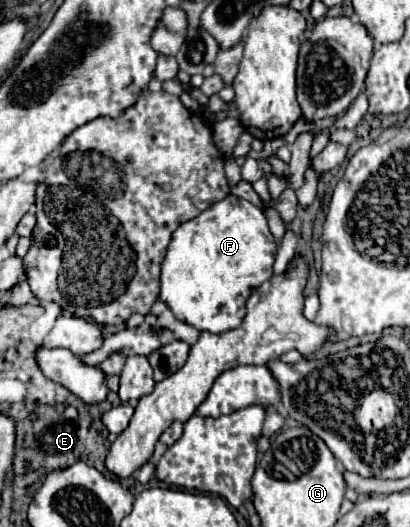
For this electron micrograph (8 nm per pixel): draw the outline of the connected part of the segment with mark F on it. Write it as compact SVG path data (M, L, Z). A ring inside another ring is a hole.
M229 194L173 232L161 268L159 298L185 324L213 334L233 330L245 316L249 292L273 276L275 256L277 242L261 208Z

